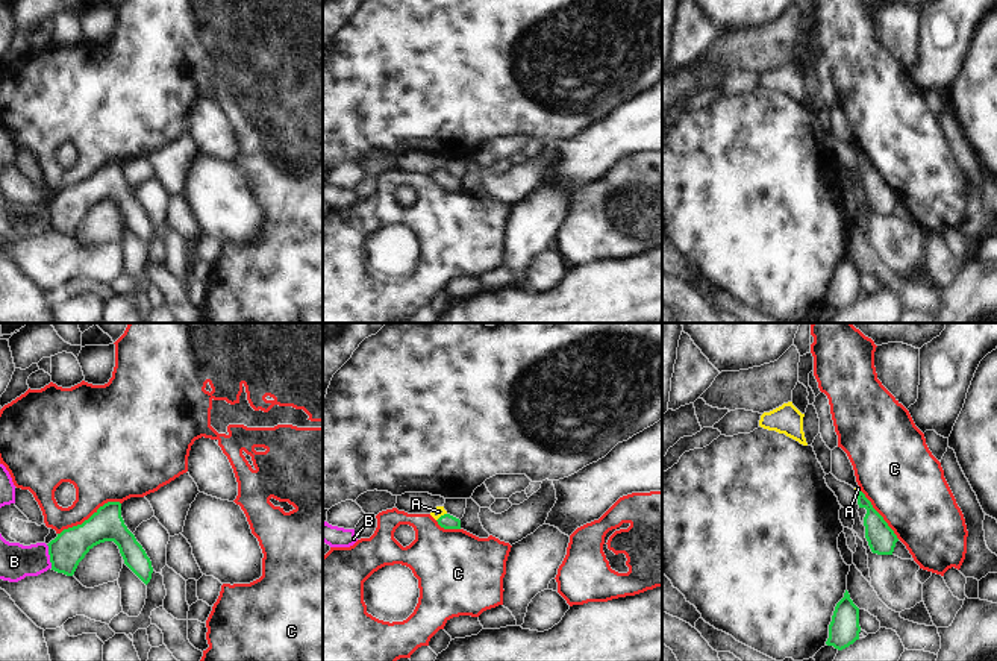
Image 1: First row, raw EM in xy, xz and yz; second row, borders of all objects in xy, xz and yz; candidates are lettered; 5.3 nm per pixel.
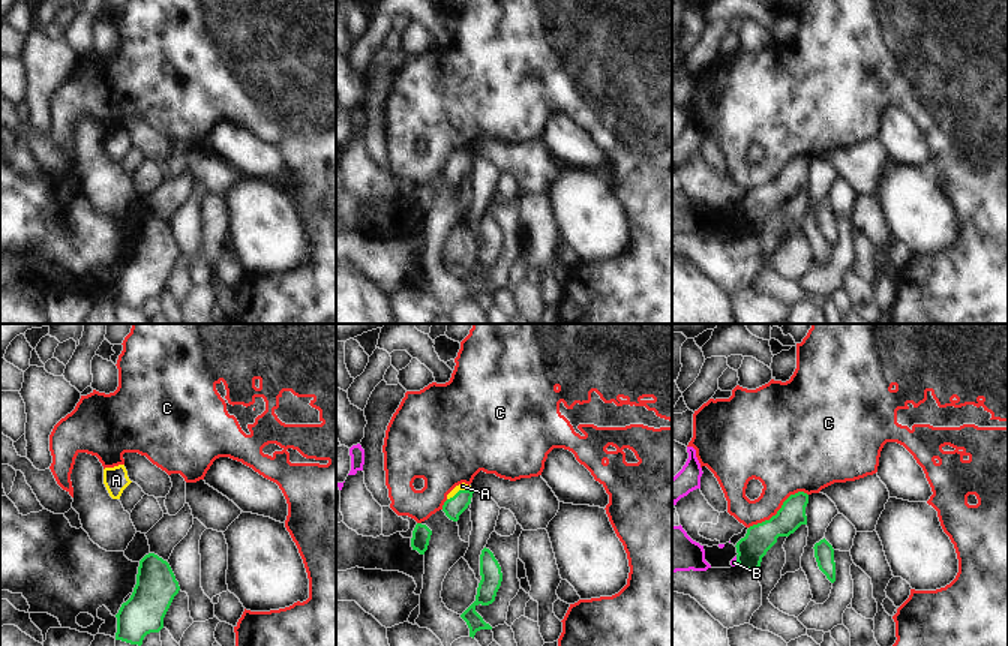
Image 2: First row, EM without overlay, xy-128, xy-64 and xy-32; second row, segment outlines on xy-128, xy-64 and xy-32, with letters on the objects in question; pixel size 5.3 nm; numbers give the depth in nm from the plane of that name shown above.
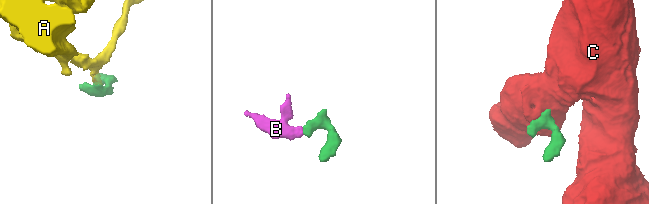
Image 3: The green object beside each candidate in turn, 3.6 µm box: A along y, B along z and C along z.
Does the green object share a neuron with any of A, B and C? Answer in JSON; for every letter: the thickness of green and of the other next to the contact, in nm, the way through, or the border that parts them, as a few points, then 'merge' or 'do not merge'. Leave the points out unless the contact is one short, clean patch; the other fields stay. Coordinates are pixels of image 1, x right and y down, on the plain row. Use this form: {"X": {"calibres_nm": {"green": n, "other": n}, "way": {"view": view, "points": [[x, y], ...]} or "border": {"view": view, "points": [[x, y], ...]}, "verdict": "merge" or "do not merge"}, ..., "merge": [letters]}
{"A": {"calibres_nm": {"green": 80, "other": 60}, "way": {"view": "xz", "points": [[447, 182], [441, 176], [438, 172]]}, "verdict": "merge"}, "B": {"calibres_nm": {"green": 180, "other": 190}, "border": {"view": "xy", "points": [[46, 205], [52, 228]]}, "verdict": "do not merge"}, "C": {"calibres_nm": {"green": 180, "other": 320}, "border": {"view": "xy", "points": [[120, 162], [105, 162], [81, 184], [64, 188], [58, 194]]}, "verdict": "do not merge"}, "merge": ["A"]}

